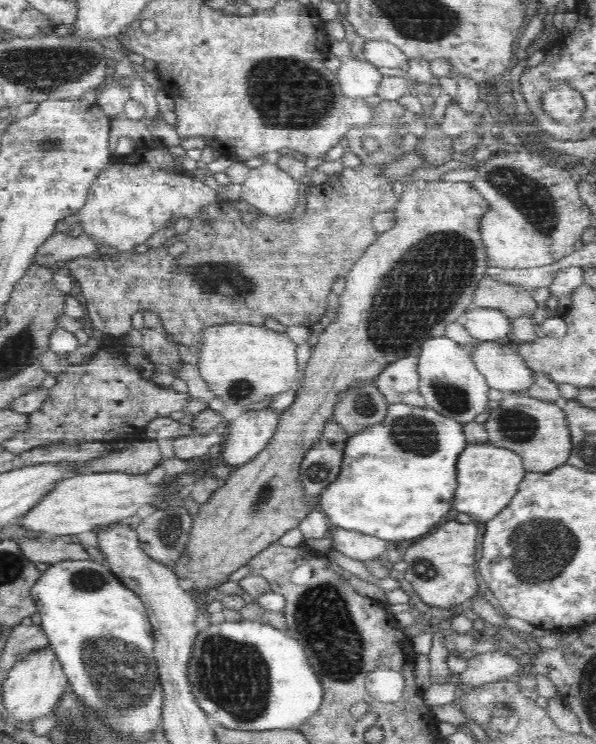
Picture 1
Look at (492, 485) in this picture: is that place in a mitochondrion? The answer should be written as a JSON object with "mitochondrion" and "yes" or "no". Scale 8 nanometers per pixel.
{"mitochondrion":"no"}

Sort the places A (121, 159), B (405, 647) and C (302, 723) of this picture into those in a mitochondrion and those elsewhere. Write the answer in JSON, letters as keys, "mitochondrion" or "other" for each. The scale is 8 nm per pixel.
{"A":"other","B":"other","C":"other"}

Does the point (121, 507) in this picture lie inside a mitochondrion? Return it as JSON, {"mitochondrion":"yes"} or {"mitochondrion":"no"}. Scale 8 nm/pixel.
{"mitochondrion":"no"}

